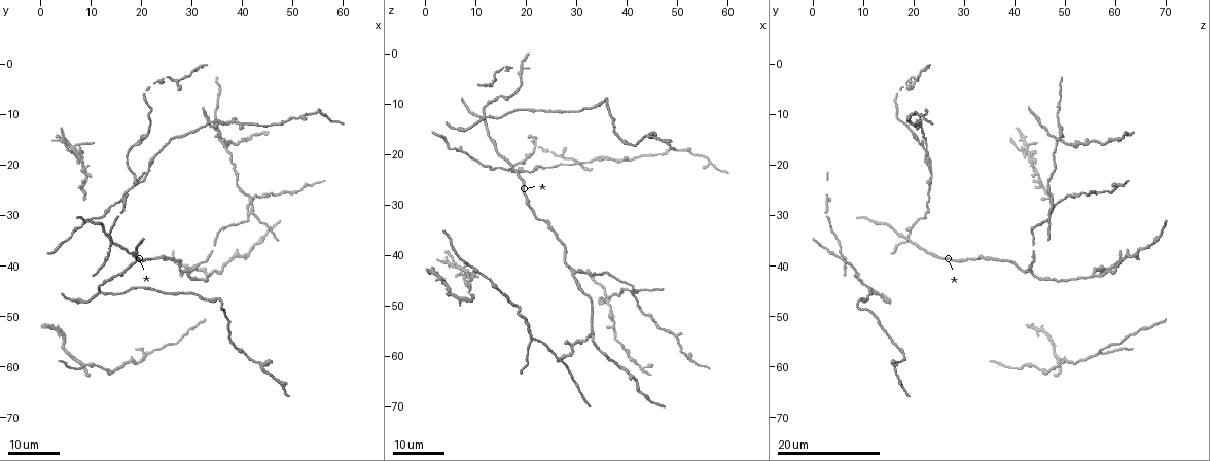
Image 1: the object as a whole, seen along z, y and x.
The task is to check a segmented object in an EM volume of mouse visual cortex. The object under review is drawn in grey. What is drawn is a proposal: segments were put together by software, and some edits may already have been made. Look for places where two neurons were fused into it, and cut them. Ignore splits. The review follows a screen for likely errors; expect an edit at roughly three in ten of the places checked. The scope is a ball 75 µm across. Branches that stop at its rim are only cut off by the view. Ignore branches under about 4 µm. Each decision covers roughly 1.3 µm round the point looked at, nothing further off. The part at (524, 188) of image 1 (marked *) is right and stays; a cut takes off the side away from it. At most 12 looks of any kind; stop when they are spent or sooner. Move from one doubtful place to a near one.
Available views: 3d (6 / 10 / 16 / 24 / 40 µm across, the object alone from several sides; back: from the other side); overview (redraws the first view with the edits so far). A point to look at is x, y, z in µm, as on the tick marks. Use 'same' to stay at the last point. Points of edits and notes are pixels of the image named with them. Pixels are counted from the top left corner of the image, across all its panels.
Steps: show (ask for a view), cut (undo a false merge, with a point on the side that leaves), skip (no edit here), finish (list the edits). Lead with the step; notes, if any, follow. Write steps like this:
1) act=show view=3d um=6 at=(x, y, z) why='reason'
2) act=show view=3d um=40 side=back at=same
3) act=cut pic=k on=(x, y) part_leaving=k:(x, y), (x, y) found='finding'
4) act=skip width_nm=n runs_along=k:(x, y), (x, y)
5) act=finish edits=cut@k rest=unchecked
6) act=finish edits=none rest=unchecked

act=show view=3d um=24 at=(35.5, 46.5, 9.5) why='sudden change in width'

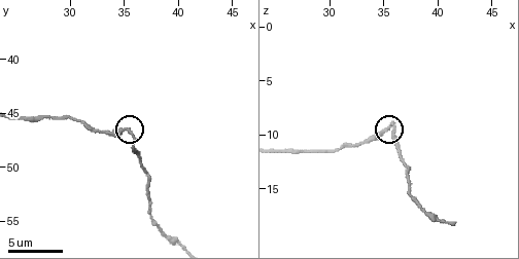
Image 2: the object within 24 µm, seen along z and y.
act=show view=3d um=10 at=(34.8, 46.6, 9.8)

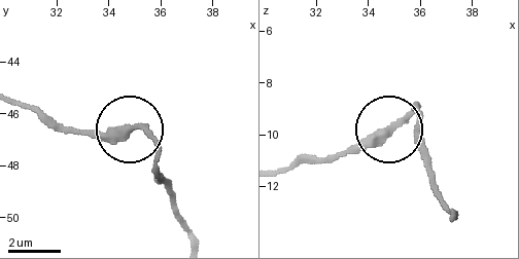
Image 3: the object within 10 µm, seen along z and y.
act=show view=3d um=6 at=(34.9, 46.5, 9.7)

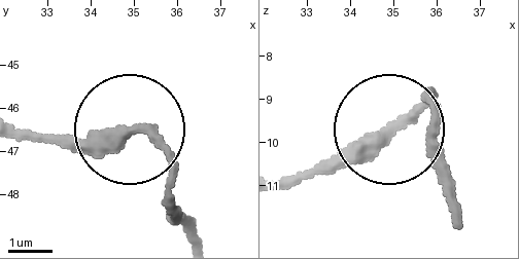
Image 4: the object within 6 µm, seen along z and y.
act=skip found='all the same neuron'

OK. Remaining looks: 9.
act=show view=3d um=16 at=(12.0, 45.5, 13.0) why='arms part here'

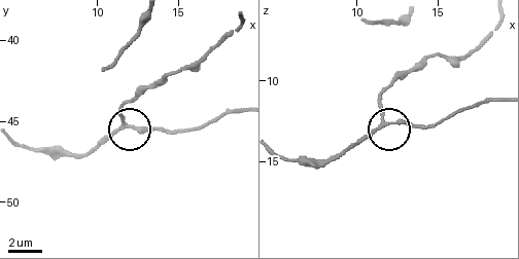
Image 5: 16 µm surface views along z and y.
act=show view=3d um=6 at=(11.8, 45.2, 12.7)

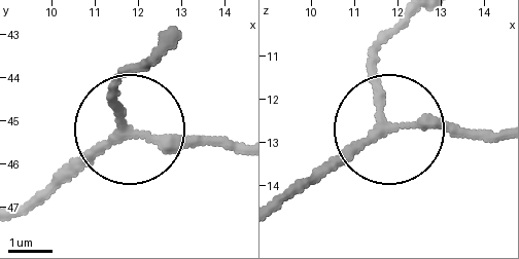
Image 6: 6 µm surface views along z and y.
act=skip side_arm_um=22 found='continuous, no second neuron'

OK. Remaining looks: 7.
act=show view=3d um=24 at=(30.0, 41.0, 43.5) why='a fork'

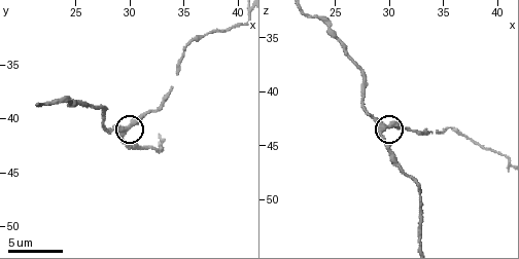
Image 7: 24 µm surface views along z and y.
act=show view=3d um=10 at=(29.6, 41.2, 43.6)

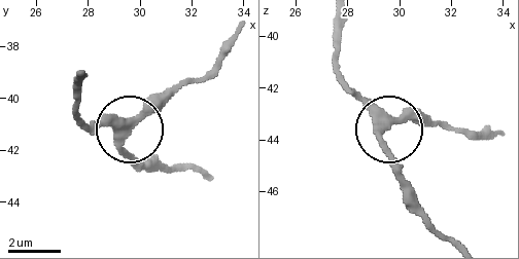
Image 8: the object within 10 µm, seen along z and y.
act=skip runs_along=8:(338, 21), (338, 67), (345, 80), (384, 120), (436, 120) found='continuous, no second neuron'

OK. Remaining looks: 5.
act=show view=3d um=24 at=(19.0, 23.5, 23.5) why='branch point'

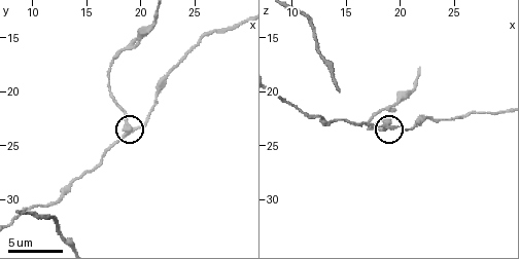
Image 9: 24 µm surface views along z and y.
act=show view=3d um=6 at=(19.2, 23.4, 23.2)

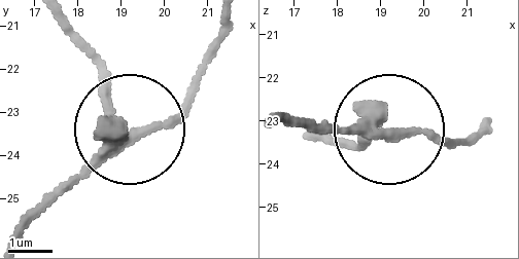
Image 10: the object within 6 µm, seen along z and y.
act=skip width_nm=310 found='all the same neuron'

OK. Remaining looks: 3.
act=show view=3d um=24 at=(7.5, 18.0, 43.0) why='two arms at a narrow angle'

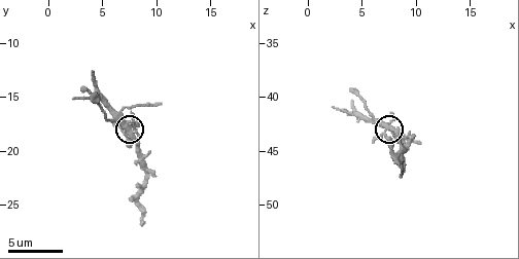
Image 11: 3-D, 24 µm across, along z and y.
act=show view=3d um=10 at=(7.2, 17.8, 42.8)

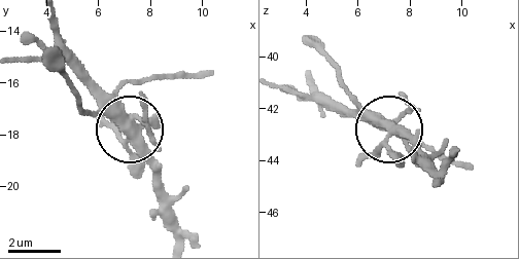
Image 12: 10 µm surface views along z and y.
act=skip found='all the same neuron'

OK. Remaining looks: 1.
act=finish edits=none rest=unchecked

